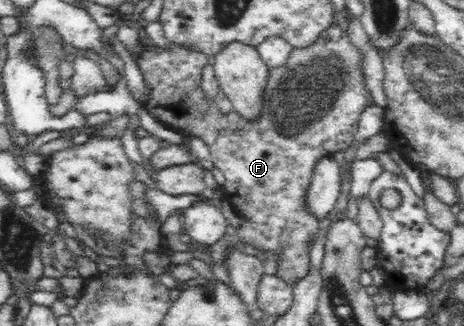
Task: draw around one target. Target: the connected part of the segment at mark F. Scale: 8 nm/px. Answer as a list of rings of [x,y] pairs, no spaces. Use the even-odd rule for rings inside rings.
[[[331,23],[330,27],[326,29],[327,32],[323,32],[323,36],[319,38],[319,42],[315,42],[315,44],[311,44],[311,46],[307,46],[307,48],[292,48],[293,52],[291,52],[280,67],[269,68],[267,84],[262,100],[262,102],[265,103],[262,104],[263,111],[261,111],[256,121],[244,119],[239,113],[234,112],[234,110],[227,114],[221,113],[216,105],[216,101],[209,99],[209,97],[205,95],[200,80],[204,66],[207,65],[207,55],[196,52],[191,48],[177,47],[175,45],[171,45],[171,50],[162,50],[156,47],[153,52],[148,52],[148,50],[141,49],[137,54],[133,55],[135,64],[137,64],[137,68],[139,68],[147,83],[146,97],[143,104],[145,110],[147,110],[157,122],[167,125],[184,136],[197,136],[197,138],[201,138],[201,140],[209,146],[209,154],[211,160],[214,162],[214,166],[219,168],[225,177],[223,192],[225,194],[231,194],[231,198],[233,198],[231,204],[233,204],[233,208],[237,210],[239,217],[243,219],[243,225],[238,229],[237,237],[235,237],[234,240],[237,243],[246,242],[247,244],[252,244],[259,251],[269,250],[277,252],[279,262],[276,275],[279,276],[280,279],[285,280],[285,283],[289,284],[291,288],[296,283],[296,280],[304,277],[310,269],[309,251],[314,242],[314,236],[318,233],[319,218],[315,218],[308,212],[305,200],[306,190],[311,185],[315,164],[317,164],[321,158],[333,157],[335,152],[342,152],[343,150],[347,150],[349,146],[353,146],[355,133],[357,128],[359,128],[360,113],[363,112],[363,109],[367,108],[369,104],[372,104],[370,96],[368,96],[367,87],[364,86],[363,70],[361,68],[361,51],[350,42],[346,32],[343,32],[341,26],[337,25],[337,23]],[[309,238],[313,239],[313,242],[310,244],[307,242]]]

